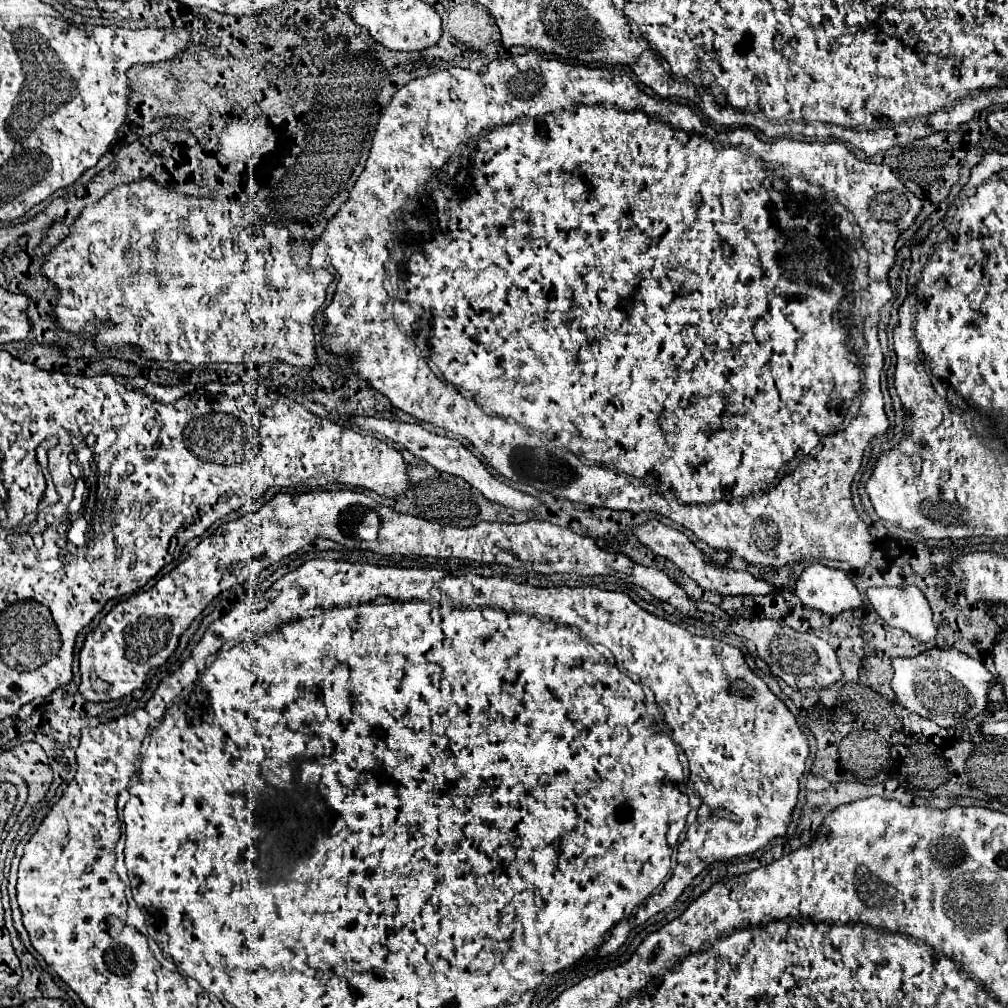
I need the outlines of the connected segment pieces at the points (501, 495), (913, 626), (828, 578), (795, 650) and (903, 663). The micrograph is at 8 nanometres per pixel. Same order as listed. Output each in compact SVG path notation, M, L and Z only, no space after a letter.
M354 417L354 423L360 427L360 429L366 429L366 431L376 431L380 435L384 435L386 439L394 441L394 443L400 443L402 447L406 447L412 455L424 459L426 463L430 463L432 467L436 467L438 471L444 471L444 473L450 473L450 475L456 475L456 477L462 477L464 481L468 481L472 487L476 487L484 497L488 497L492 503L500 503L504 507L512 507L512 509L518 509L518 511L530 511L530 509L536 509L542 505L542 501L534 495L526 495L506 483L502 483L498 477L494 477L488 467L472 453L468 451L462 443L458 443L456 439L450 439L450 437L442 437L442 435L434 435L430 431L426 431L424 427L420 425L410 425L410 423L402 423L402 421L388 421L388 419L376 419L376 417Z
M876 587L868 589L866 597L890 627L910 633L920 643L928 643L936 637L938 627L932 621L930 605L918 587Z
M820 563L804 569L796 583L796 595L800 601L826 615L840 615L848 609L858 609L864 599L840 569L830 569Z
M732 619L728 631L744 635L758 647L758 657L768 663L772 675L784 679L792 689L828 689L842 679L842 669L834 649L820 637L794 631L792 627L780 627L772 619Z
M930 649L912 659L892 659L892 667L892 689L898 695L898 703L932 719L940 727L954 727L984 715L988 709L988 691L996 683L996 677L980 661L956 649Z

